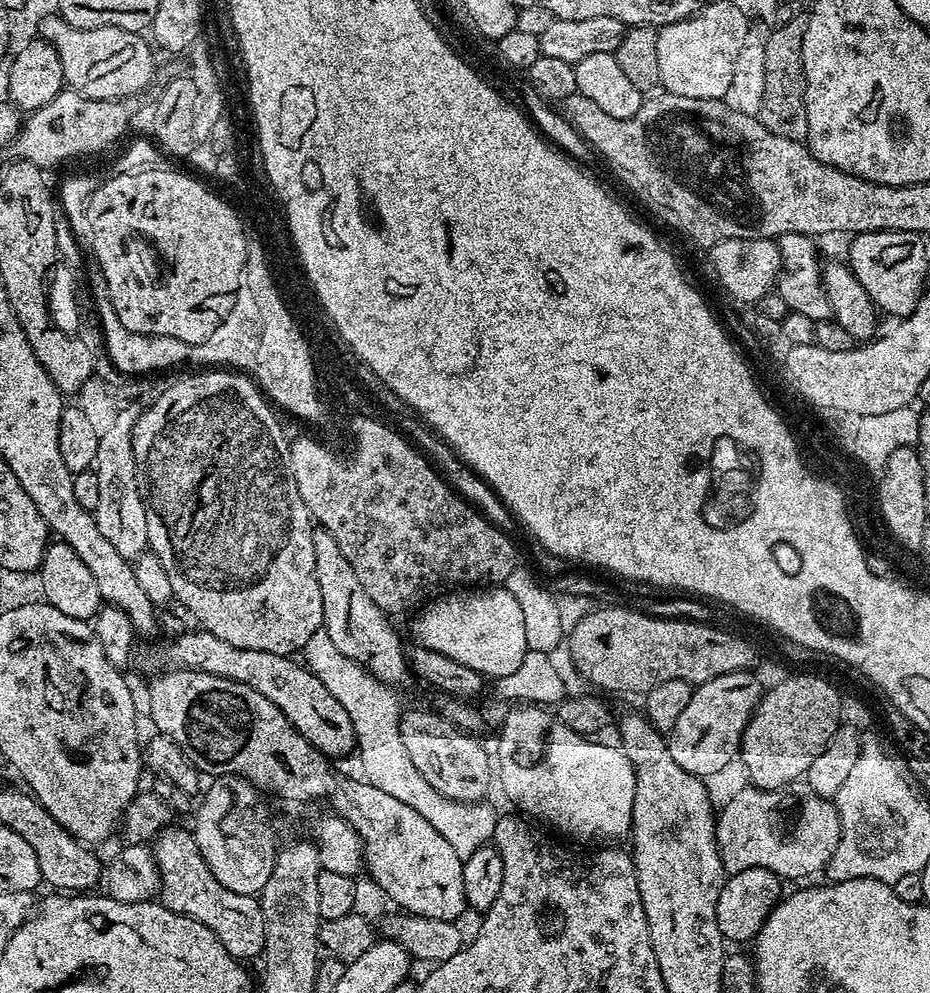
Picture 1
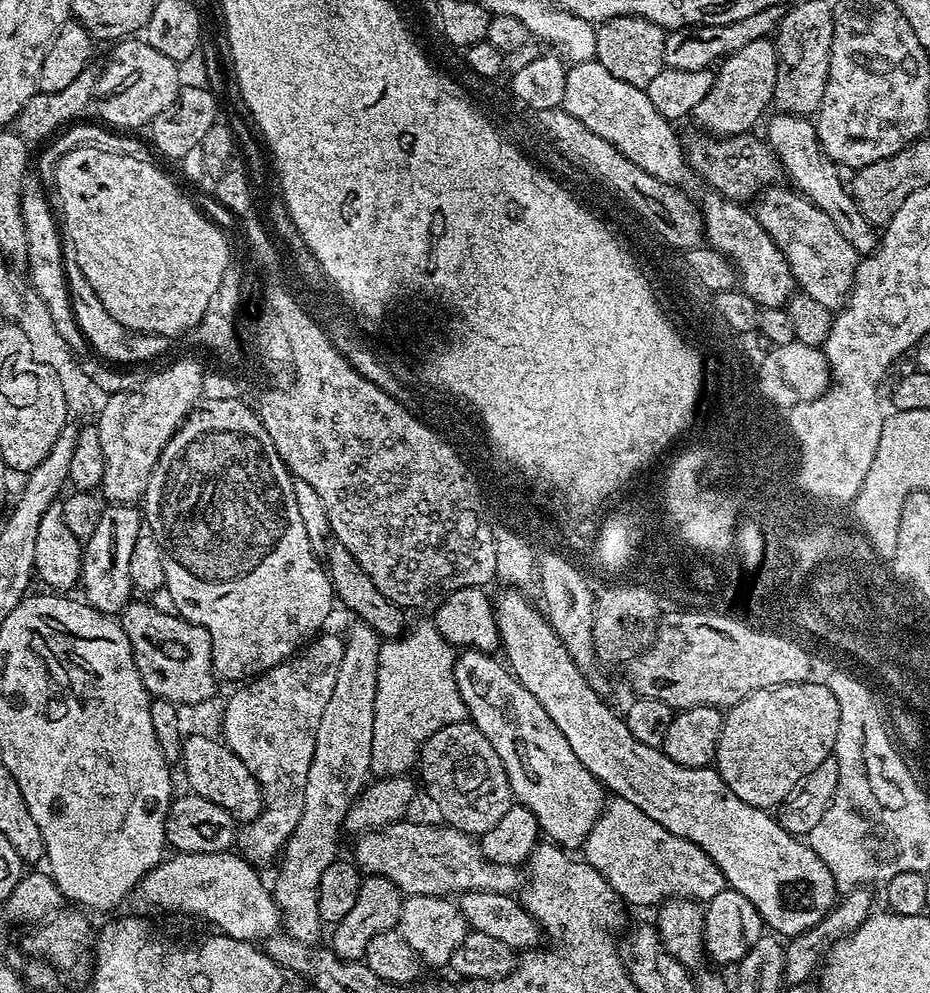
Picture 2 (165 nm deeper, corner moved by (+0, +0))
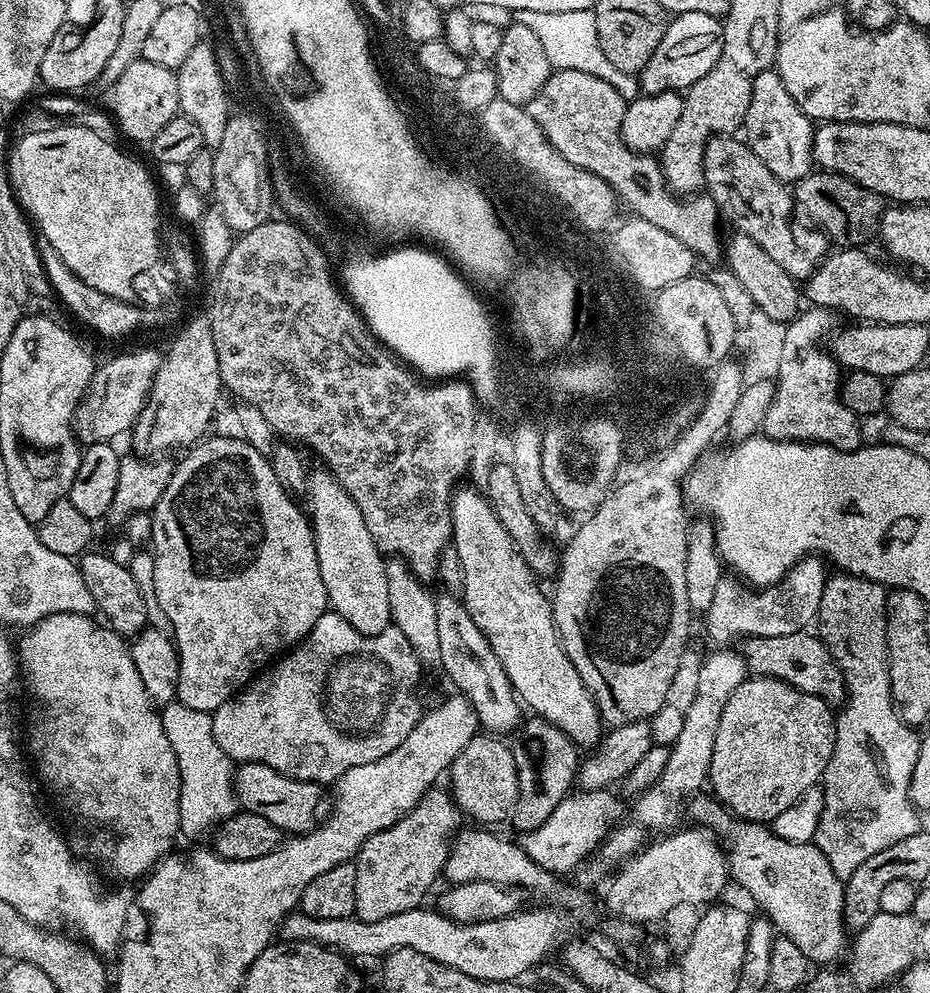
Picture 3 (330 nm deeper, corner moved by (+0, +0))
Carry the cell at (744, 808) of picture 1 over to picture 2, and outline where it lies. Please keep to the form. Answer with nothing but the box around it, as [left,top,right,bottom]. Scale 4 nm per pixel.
[582,796,726,908]

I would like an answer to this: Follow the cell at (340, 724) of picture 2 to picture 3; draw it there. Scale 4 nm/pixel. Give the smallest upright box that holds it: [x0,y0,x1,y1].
[306,466,392,636]

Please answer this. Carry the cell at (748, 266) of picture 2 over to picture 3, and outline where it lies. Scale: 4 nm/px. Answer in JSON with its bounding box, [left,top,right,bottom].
[526,68,722,261]

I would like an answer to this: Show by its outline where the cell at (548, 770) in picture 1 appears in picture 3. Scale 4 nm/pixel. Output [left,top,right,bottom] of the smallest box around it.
[435,593,518,734]

